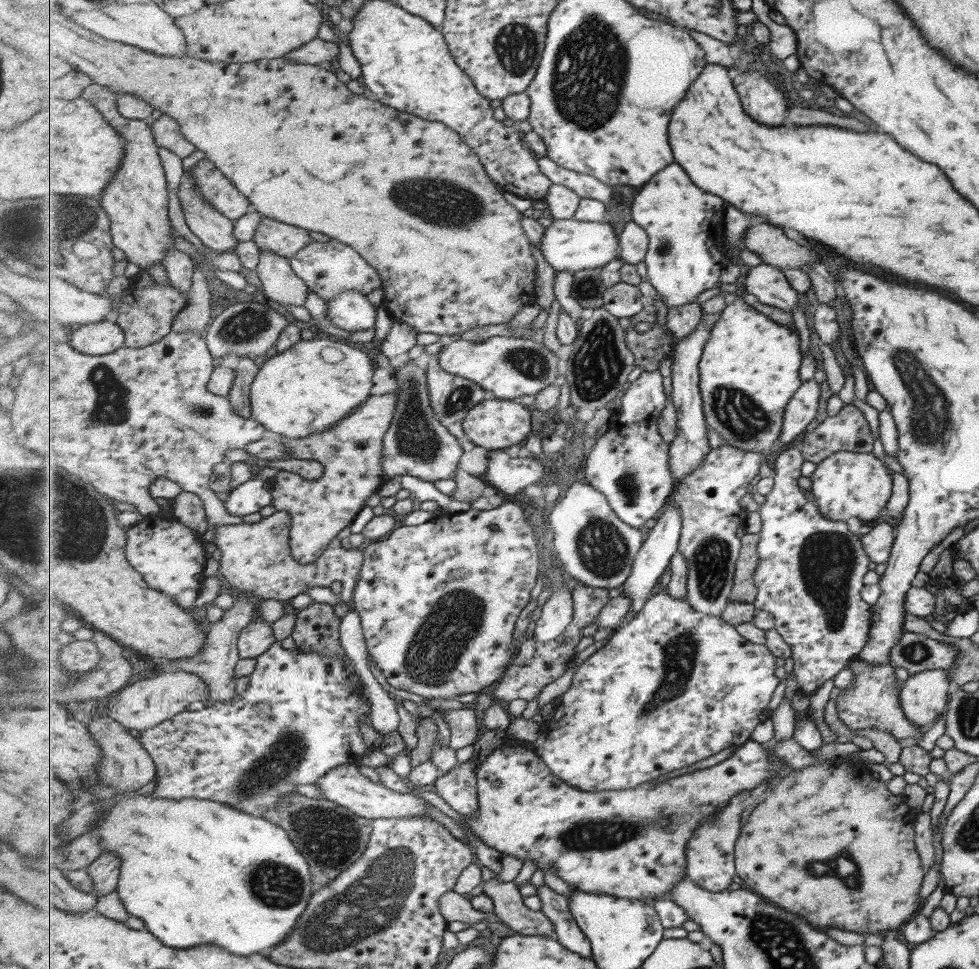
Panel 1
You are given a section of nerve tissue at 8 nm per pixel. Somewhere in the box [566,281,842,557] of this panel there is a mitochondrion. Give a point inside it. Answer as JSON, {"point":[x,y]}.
{"point":[597,366]}

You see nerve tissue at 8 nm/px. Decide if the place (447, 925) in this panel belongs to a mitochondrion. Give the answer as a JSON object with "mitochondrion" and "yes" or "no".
{"mitochondrion":"no"}

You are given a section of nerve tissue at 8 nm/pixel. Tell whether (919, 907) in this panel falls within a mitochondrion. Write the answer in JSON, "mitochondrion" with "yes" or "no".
{"mitochondrion":"no"}

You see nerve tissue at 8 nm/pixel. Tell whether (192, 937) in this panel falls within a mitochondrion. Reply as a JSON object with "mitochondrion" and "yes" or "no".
{"mitochondrion":"no"}

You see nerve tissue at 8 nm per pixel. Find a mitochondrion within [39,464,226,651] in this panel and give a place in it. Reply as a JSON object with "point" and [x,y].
{"point":[82,541]}

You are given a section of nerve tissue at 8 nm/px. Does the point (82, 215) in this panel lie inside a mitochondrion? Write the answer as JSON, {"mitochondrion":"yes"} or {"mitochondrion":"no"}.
{"mitochondrion":"yes"}

